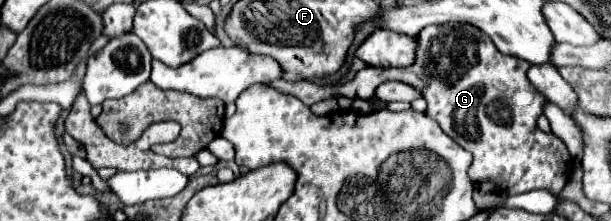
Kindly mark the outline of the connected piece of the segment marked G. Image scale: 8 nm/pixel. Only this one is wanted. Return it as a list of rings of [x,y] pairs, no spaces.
[[[428,25],[418,35],[418,55],[416,55],[416,63],[410,67],[402,67],[402,69],[366,67],[366,69],[358,71],[352,81],[342,83],[342,85],[328,85],[328,87],[314,85],[308,81],[290,83],[290,81],[282,81],[282,79],[276,79],[276,81],[264,83],[264,85],[272,87],[284,95],[292,95],[310,107],[318,101],[332,99],[332,97],[372,99],[382,81],[408,83],[408,85],[420,89],[424,99],[428,101],[426,115],[432,117],[442,127],[442,131],[446,135],[450,135],[462,149],[472,153],[474,161],[470,167],[470,179],[474,183],[478,183],[482,179],[494,179],[498,183],[498,187],[506,193],[548,189],[550,193],[558,195],[571,175],[573,161],[564,141],[560,141],[552,133],[538,131],[538,127],[536,127],[536,119],[544,113],[546,97],[528,81],[528,77],[526,77],[528,67],[530,67],[528,61],[520,61],[518,57],[512,57],[512,55],[502,55],[496,49],[496,45],[492,43],[492,39],[488,39],[486,33],[480,33],[480,29],[476,29],[472,25],[454,25],[454,27]]]

